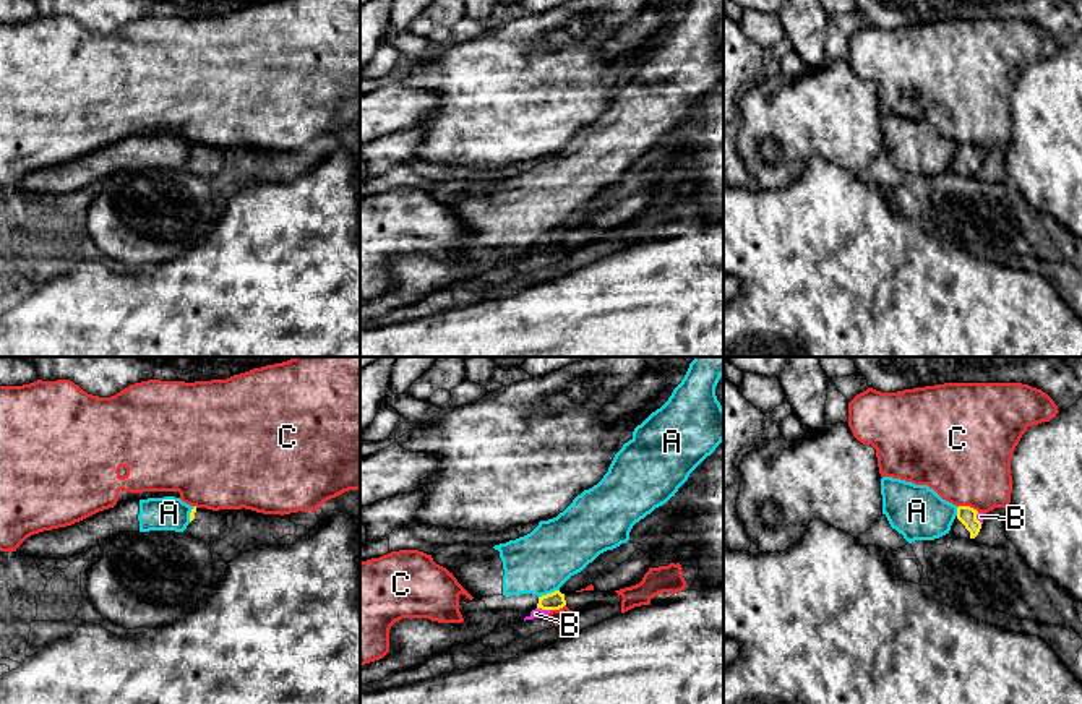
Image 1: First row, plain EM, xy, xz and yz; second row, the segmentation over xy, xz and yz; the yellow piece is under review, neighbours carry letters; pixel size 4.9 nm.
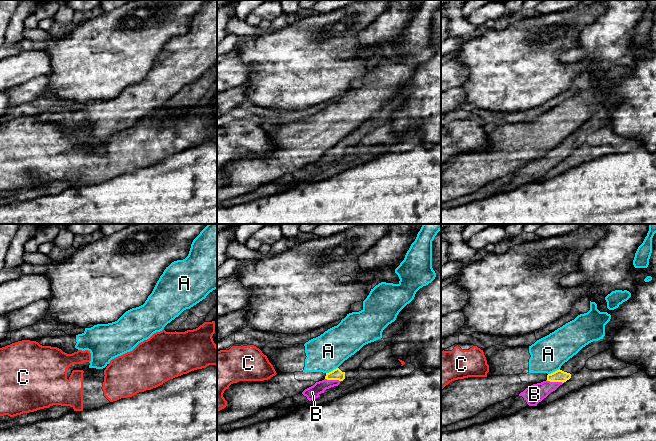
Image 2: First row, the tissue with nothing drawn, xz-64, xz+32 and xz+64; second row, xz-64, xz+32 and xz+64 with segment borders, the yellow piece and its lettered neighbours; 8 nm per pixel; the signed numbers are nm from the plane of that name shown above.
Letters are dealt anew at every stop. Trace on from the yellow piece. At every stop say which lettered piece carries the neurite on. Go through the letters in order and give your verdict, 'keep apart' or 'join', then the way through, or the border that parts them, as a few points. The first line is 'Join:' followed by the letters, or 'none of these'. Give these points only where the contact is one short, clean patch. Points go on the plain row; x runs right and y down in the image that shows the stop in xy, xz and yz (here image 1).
Join: B
A: keep apart; border along xz (558, 226), (539, 234)
B: join; runs through xz (555, 237), (544, 245), (536, 250)
C: keep apart; border along yz (959, 141), (969, 141), (978, 148)

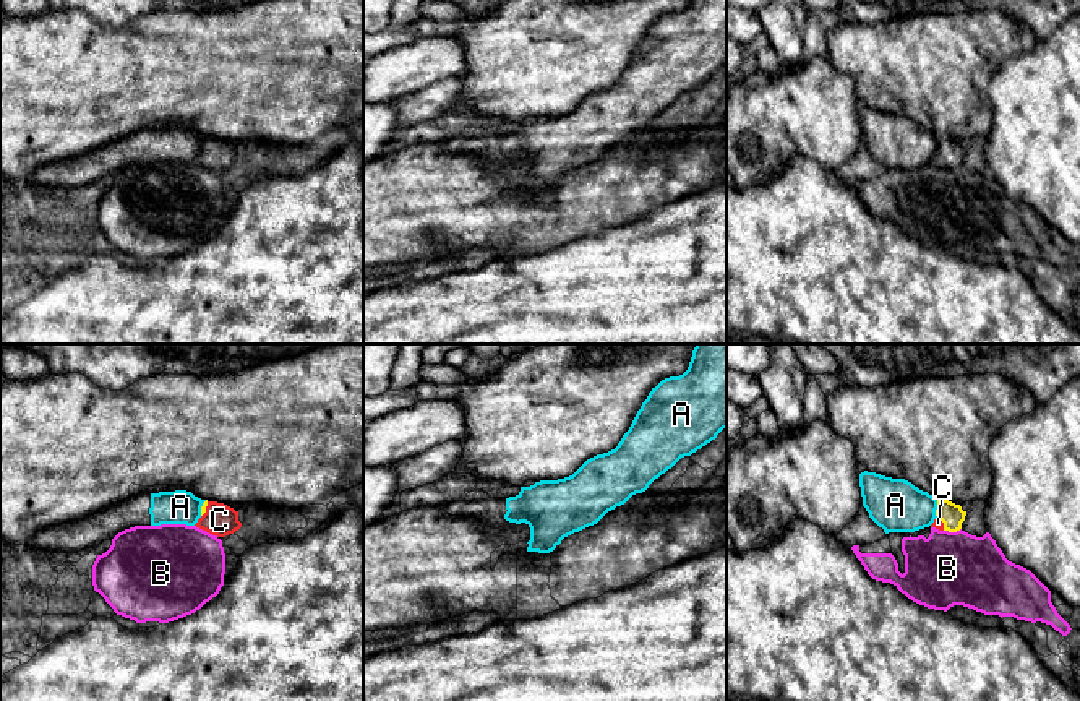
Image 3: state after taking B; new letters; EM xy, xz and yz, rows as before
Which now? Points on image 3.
Join: C
A: keep apart; border along yz (938, 137), (936, 153)
B: keep apart; border along yz (960, 164), (944, 167)
C: join; runs through xy (203, 145), (205, 146), (219, 156)

